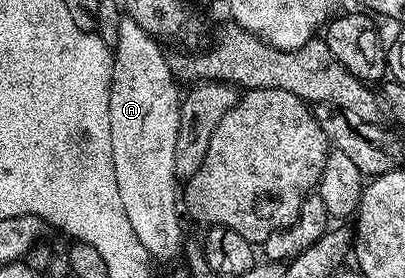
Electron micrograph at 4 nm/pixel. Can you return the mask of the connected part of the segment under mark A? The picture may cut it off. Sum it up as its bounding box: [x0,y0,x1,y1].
[108,16,184,262]

